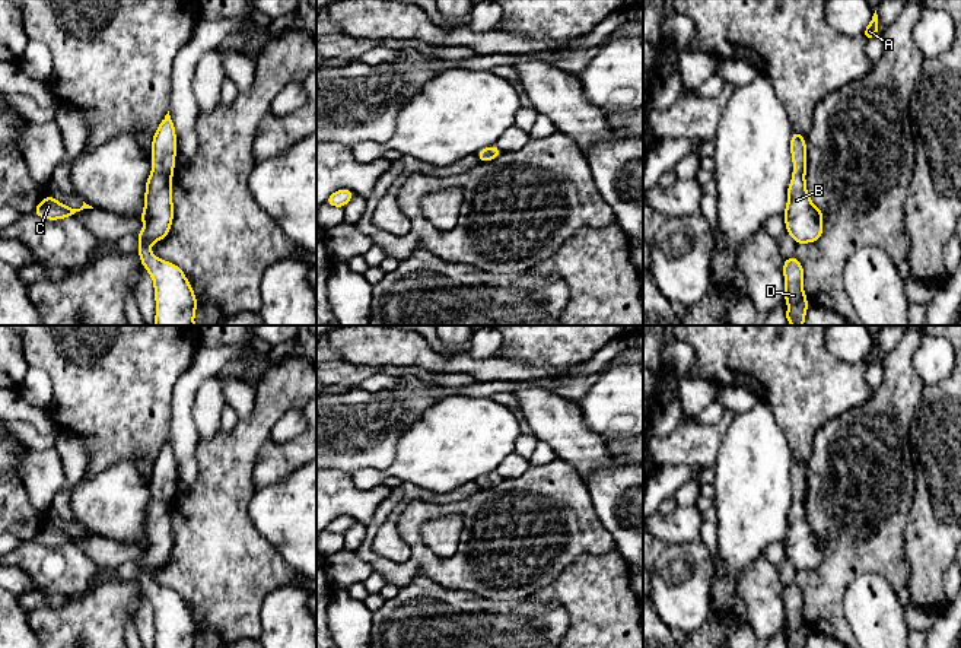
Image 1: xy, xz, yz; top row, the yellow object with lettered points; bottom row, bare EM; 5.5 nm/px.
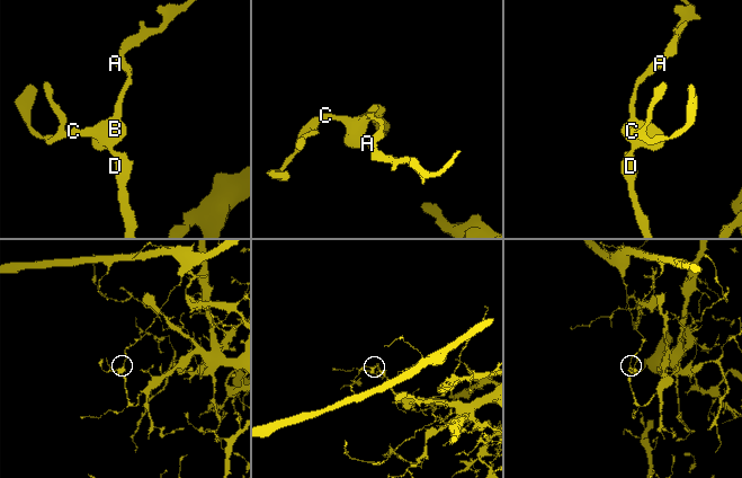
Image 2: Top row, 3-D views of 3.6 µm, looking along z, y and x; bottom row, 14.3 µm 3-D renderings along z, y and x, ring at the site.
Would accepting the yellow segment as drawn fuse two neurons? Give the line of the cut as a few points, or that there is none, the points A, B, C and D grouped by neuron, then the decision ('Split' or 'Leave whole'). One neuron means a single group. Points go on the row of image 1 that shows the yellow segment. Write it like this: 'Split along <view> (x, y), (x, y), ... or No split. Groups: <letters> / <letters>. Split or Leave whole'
Split along xy (172, 161), (155, 161), (152, 164). Groups: A / B C D. Split

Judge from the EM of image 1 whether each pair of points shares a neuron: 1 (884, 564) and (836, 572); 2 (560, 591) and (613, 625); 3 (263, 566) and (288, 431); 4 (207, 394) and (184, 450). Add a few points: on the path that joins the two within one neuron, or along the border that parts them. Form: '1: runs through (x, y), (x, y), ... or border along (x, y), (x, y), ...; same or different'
1: runs through (872, 564), (847, 564); same
2: runs through (573, 591), (579, 591), (600, 612); same
3: border along (292, 409), (277, 421), (267, 438); different
4: border along (196, 390), (191, 419), (200, 435); different

